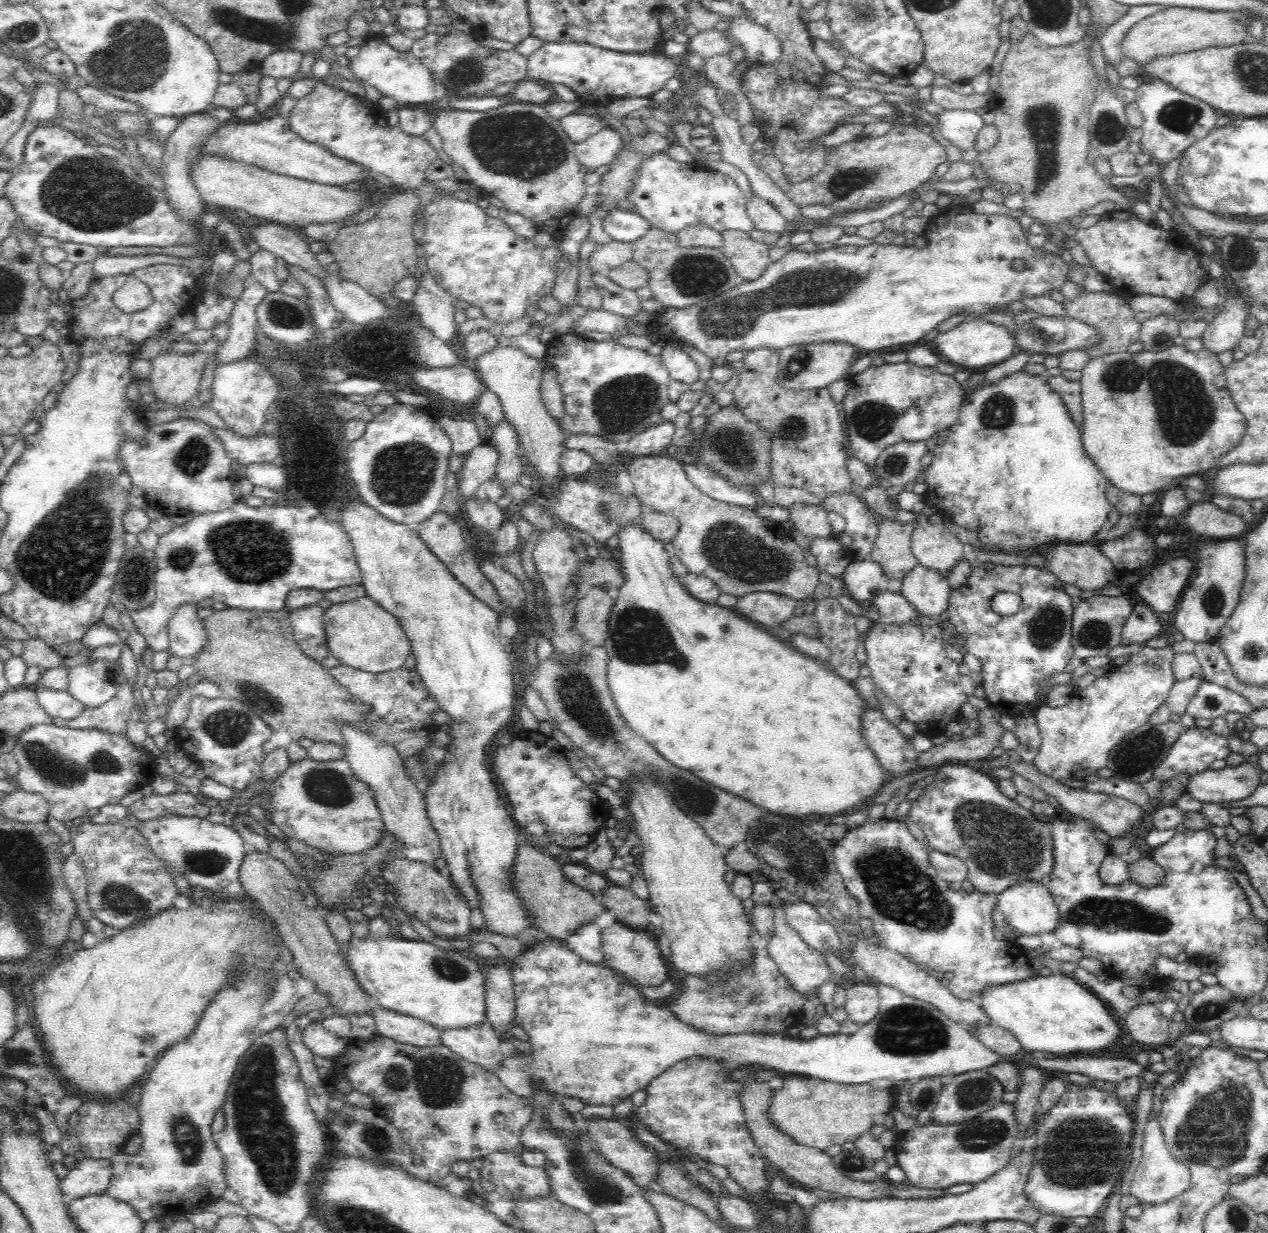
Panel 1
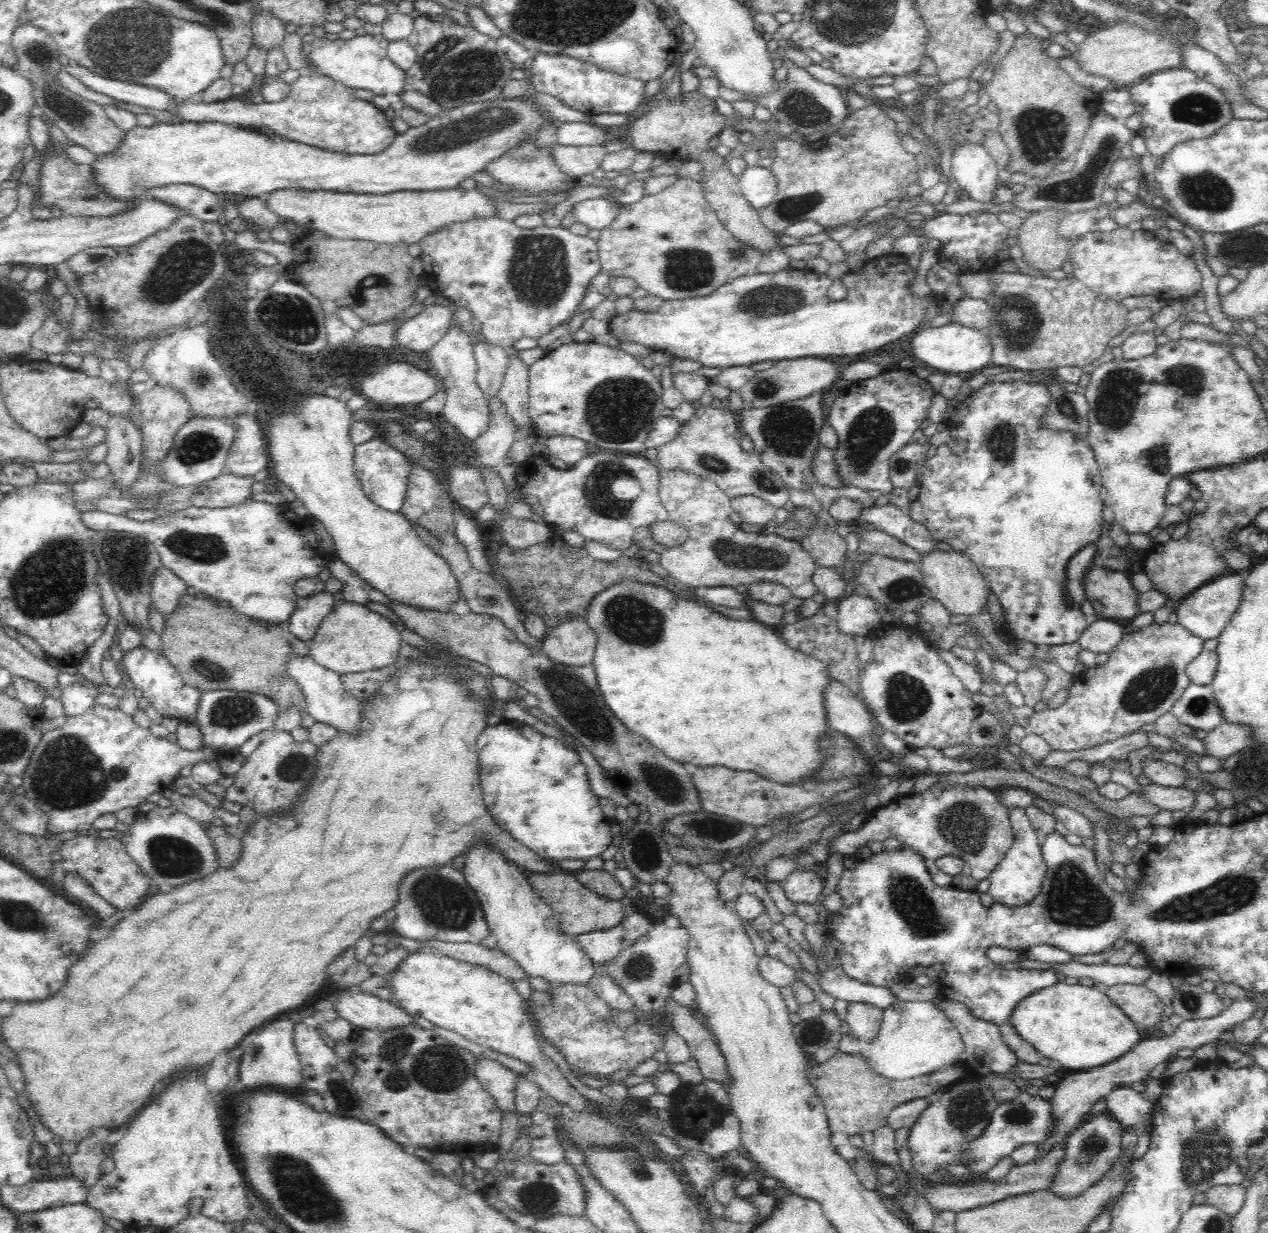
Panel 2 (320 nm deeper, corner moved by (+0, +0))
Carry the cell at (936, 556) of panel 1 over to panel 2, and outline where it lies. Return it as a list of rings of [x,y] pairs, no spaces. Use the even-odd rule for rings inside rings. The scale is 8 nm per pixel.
[[[940,551],[921,556],[921,574],[934,599],[940,601],[950,614],[981,615],[987,610],[988,596],[992,593],[982,574],[971,560],[959,551]]]

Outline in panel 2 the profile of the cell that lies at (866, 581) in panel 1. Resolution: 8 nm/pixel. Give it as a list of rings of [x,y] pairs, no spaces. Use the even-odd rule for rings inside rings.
[[[861,590],[849,598],[837,601],[838,631],[844,635],[861,639],[870,630],[882,626],[880,616],[876,613],[877,604]]]

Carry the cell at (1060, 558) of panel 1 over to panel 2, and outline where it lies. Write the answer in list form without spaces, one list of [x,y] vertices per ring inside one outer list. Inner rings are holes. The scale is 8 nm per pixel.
[[[1099,567],[1088,570],[1085,578],[1085,598],[1093,604],[1096,614],[1101,618],[1134,619],[1142,613],[1139,607],[1139,594],[1140,591],[1133,587],[1131,576],[1126,572],[1104,570]]]

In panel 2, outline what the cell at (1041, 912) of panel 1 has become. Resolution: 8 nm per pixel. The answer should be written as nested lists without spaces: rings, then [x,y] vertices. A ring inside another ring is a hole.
[[[1016,808],[1010,811],[1009,819],[1013,829],[1013,842],[1010,849],[1004,852],[1004,858],[990,873],[988,890],[995,902],[1014,907],[1028,904],[1040,892],[1040,884],[1042,884],[1042,878],[1046,872],[1046,865],[1043,861],[1042,846],[1037,838],[1038,834],[1029,823],[1028,817],[1025,816],[1025,810]]]

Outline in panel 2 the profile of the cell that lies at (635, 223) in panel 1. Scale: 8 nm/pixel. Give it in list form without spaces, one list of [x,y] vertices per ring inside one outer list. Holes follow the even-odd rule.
[[[590,197],[572,206],[572,216],[576,223],[588,227],[593,235],[616,218],[620,207],[620,204],[610,203],[604,197]]]

